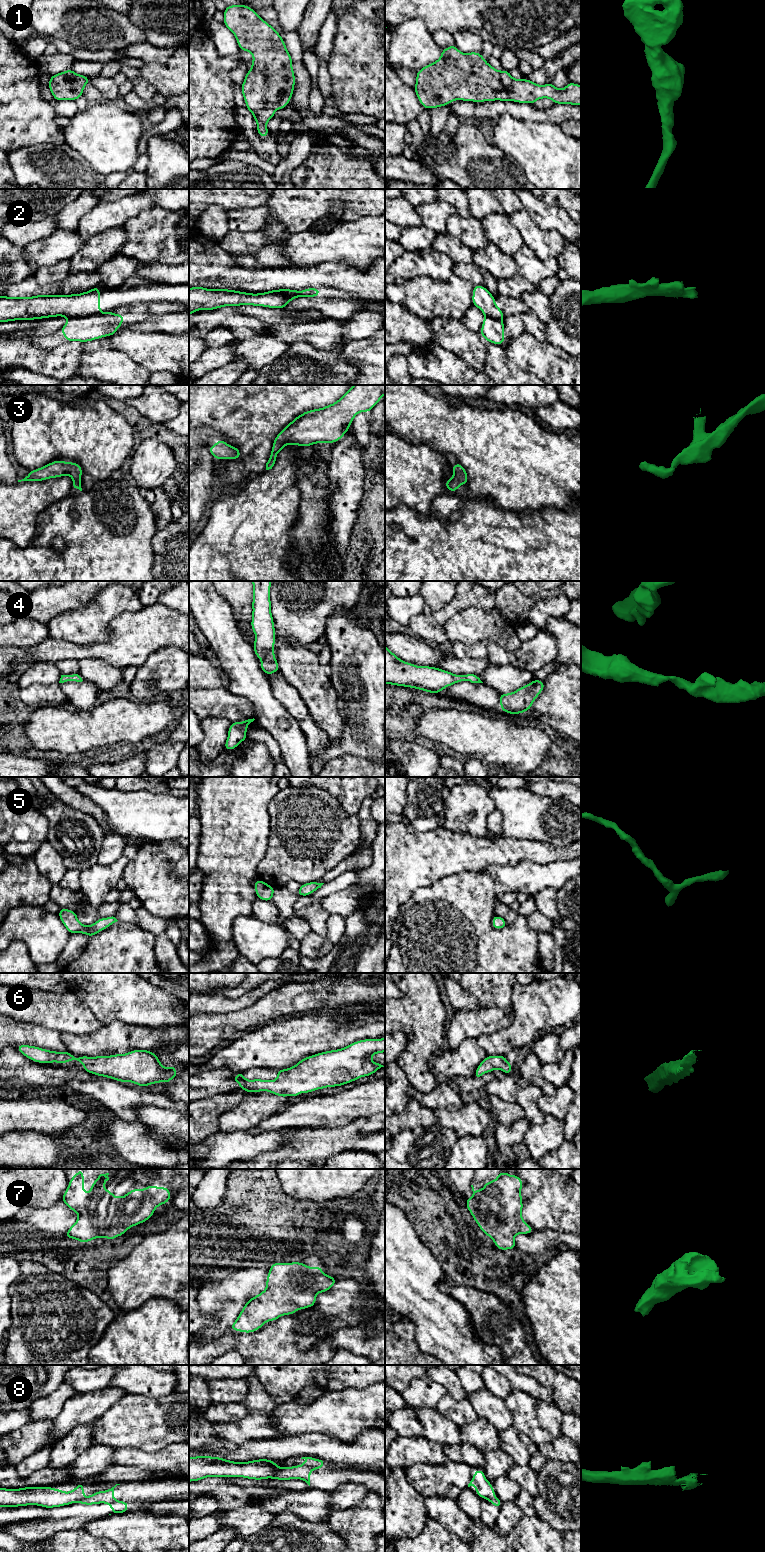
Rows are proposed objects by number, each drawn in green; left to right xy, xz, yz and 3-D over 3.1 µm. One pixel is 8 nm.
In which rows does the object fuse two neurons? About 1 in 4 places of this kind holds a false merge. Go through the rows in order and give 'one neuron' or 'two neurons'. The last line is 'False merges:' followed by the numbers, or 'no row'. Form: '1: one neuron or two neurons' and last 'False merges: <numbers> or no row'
1: one neuron
2: two neurons
3: one neuron
4: one neuron
5: one neuron
6: one neuron
7: one neuron
8: two neurons
False merges: 2, 8

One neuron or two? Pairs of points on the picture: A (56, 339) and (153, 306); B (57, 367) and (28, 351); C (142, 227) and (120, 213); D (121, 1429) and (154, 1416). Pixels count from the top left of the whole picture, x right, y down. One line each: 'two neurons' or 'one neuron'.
A: one neuron
B: one neuron
C: two neurons
D: one neuron

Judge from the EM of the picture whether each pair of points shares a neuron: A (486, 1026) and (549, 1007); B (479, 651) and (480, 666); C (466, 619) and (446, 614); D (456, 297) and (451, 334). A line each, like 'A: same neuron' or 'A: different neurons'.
A: different neurons
B: different neurons
C: different neurons
D: different neurons

